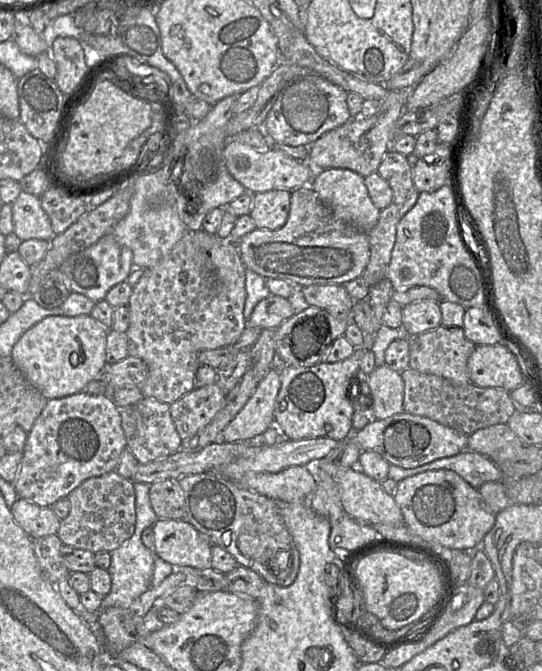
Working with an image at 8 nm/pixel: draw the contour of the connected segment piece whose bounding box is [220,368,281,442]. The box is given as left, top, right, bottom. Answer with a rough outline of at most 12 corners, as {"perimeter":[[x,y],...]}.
{"perimeter":[[271,368],[220,440],[251,439],[273,425],[280,373]]}

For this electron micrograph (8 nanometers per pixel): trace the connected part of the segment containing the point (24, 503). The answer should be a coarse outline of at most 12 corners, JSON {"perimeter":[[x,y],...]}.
{"perimeter":[[18,497],[11,506],[31,539],[58,533],[61,520],[51,507]]}

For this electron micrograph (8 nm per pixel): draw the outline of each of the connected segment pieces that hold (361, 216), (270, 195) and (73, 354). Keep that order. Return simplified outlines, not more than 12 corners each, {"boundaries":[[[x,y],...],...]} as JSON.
{"boundaries":[[[323,169],[308,184],[334,216],[368,233],[378,222],[365,177]],[[291,191],[253,194],[256,228],[277,230],[288,219]],[[47,316],[11,358],[47,399],[80,393],[106,365],[109,328]]]}

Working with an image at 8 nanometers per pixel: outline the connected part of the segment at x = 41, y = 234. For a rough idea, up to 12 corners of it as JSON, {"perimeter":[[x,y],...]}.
{"perimeter":[[21,191],[11,206],[20,240],[53,239],[40,197]]}

